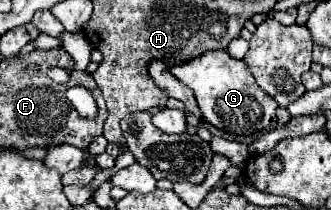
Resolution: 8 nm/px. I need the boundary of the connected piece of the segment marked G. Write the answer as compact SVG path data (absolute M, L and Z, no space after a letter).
M206 52L204 56L188 60L186 64L174 66L170 72L178 76L182 84L192 88L204 120L232 136L262 134L276 124L278 104L260 90L246 64L232 58L228 52Z

